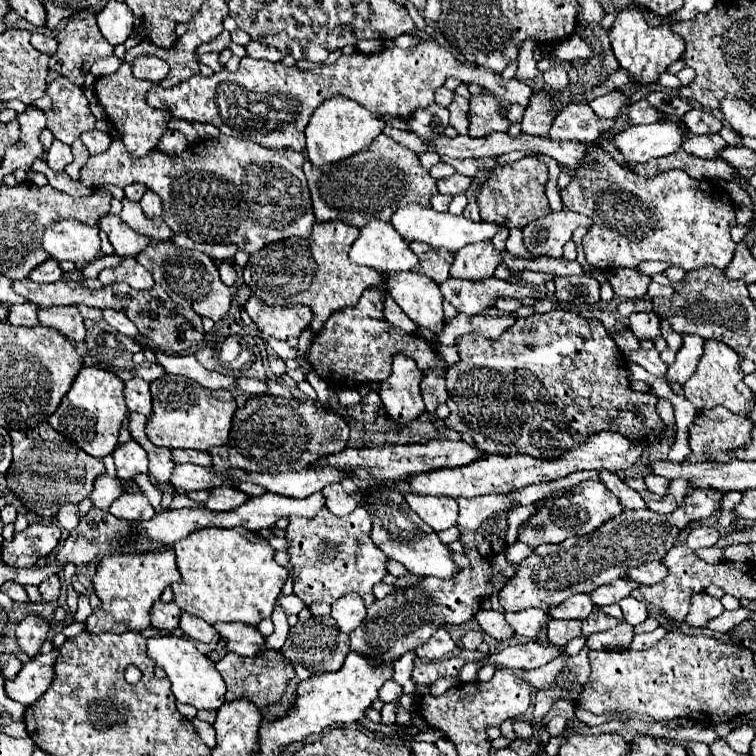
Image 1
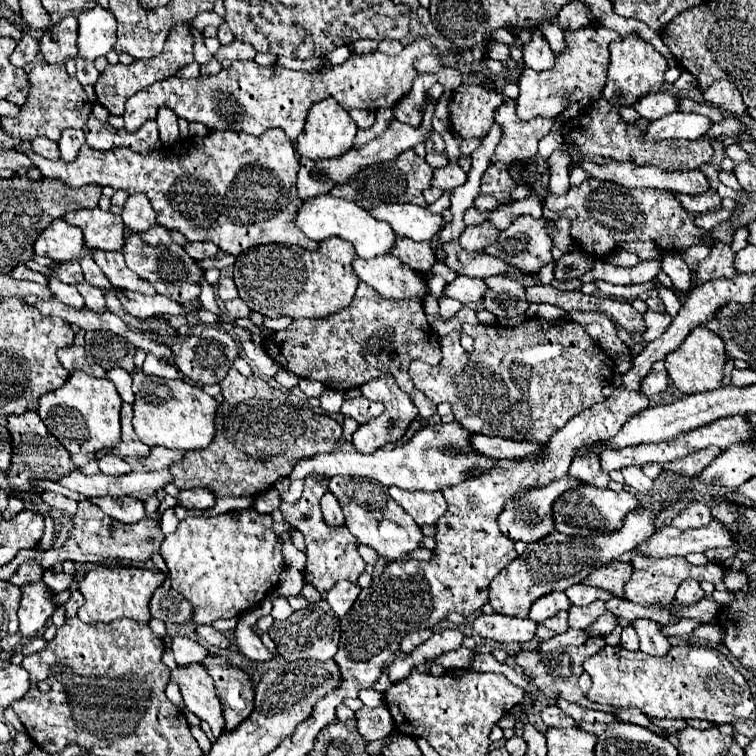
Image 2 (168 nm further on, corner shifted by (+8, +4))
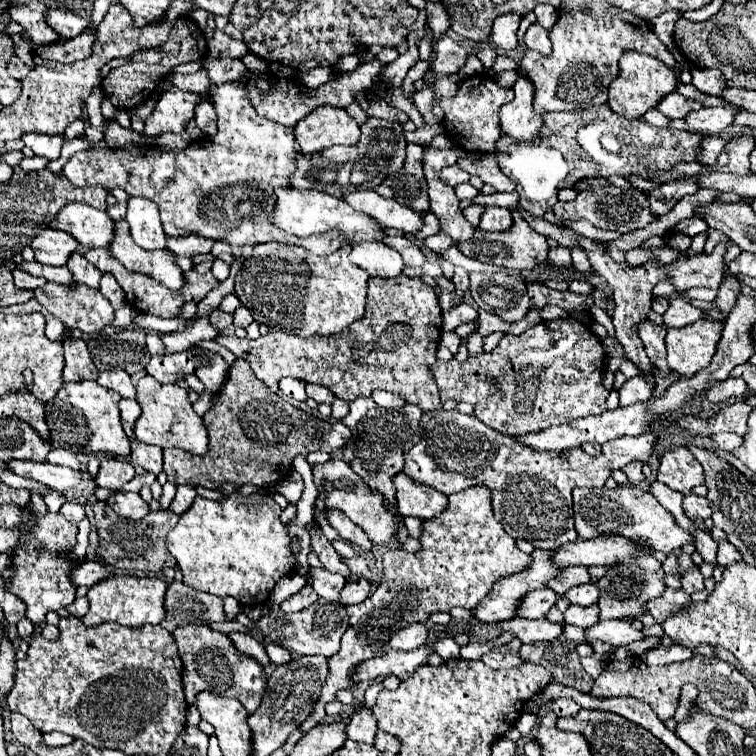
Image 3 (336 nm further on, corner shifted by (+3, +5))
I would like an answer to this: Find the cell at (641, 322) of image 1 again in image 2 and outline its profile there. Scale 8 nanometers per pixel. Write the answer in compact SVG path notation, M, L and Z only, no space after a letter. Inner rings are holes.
M646 311L646 313L644 313L644 321L646 321L644 339L646 339L646 341L654 341L656 337L660 337L660 335L668 329L668 323L672 321L672 317L668 317L666 313Z

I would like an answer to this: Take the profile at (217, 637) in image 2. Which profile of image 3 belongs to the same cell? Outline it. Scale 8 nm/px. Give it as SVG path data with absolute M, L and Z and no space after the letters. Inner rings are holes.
M233 632L233 634L229 634L229 640L233 642L233 646L237 646L237 650L241 650L243 654L255 658L259 664L269 664L269 658L265 654L263 644L257 642L251 634L247 634L247 632L243 632L243 634L241 632Z

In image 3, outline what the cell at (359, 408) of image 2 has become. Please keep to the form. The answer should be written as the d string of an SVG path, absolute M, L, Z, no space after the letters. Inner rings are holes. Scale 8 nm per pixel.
M375 390L371 394L371 400L381 408L401 408L405 404L403 398L397 398L397 396L393 396L389 392L383 392L383 390Z

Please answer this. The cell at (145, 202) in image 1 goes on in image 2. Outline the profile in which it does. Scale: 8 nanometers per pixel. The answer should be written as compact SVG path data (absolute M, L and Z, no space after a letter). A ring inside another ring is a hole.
M136 193L128 197L128 201L124 203L122 221L126 229L132 233L144 233L156 225L156 213L144 193Z

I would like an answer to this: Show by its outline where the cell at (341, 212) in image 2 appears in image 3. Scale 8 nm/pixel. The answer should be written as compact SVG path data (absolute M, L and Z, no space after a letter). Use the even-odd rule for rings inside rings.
M281 188L277 190L277 208L273 210L273 224L293 236L311 236L323 234L329 230L339 230L349 242L383 242L387 236L387 228L381 226L369 214L353 210L345 200L335 198L331 194L319 190L297 190L297 188Z

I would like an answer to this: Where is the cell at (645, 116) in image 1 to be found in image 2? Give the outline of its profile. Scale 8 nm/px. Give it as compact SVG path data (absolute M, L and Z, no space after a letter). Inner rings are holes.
M658 92L642 97L634 107L636 107L636 111L638 111L644 119L654 121L654 119L660 119L660 117L664 117L664 115L668 115L668 113L678 111L680 99L665 92Z

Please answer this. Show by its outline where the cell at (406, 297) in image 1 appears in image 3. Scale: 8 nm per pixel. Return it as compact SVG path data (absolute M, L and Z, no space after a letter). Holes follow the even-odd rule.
M361 242L353 244L351 262L363 268L369 276L379 278L399 278L403 274L403 258L393 248L381 242Z

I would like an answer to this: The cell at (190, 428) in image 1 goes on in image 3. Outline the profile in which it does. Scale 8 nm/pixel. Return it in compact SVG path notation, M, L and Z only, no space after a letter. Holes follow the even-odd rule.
M145 374L139 382L137 382L137 402L141 404L143 412L139 416L139 420L135 422L135 438L139 442L145 444L155 444L161 448L181 448L193 454L205 454L209 438L207 438L207 430L203 424L203 418L195 414L193 404L189 402L189 390L179 386L177 382L171 384L161 384L157 382L153 376Z

